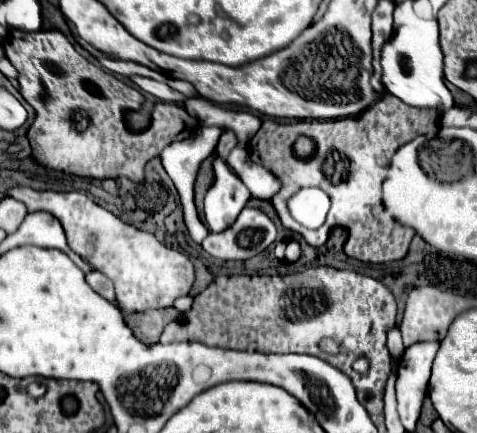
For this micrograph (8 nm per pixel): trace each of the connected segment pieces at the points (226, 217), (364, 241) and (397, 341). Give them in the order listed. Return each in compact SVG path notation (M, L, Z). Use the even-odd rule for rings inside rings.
M217 157L213 163L215 181L205 195L205 221L209 231L219 233L235 223L241 209L251 199L243 181Z
M383 95L373 107L369 107L357 119L347 117L337 121L301 121L293 125L265 119L261 129L249 141L249 155L255 163L271 167L271 171L281 175L283 179L279 195L271 199L283 227L303 235L303 239L311 247L321 247L327 241L331 231L325 231L325 225L321 225L315 231L305 229L291 217L287 209L287 199L295 195L301 187L319 187L331 197L327 221L333 221L333 229L341 227L347 231L345 253L365 263L389 263L395 259L403 259L407 255L409 243L415 235L411 227L403 227L401 223L383 215L381 185L387 177L389 161L401 145L413 141L419 135L437 133L439 117L441 115L435 109L417 109L405 105L401 99L395 99L393 95ZM299 135L305 135L315 143L315 153L307 159L299 159L293 153L293 143Z
M393 327L393 329L387 333L387 347L389 347L393 359L399 359L399 357L403 355L405 347L403 347L403 343L401 343L401 335L399 335L399 329L397 329L397 327Z

